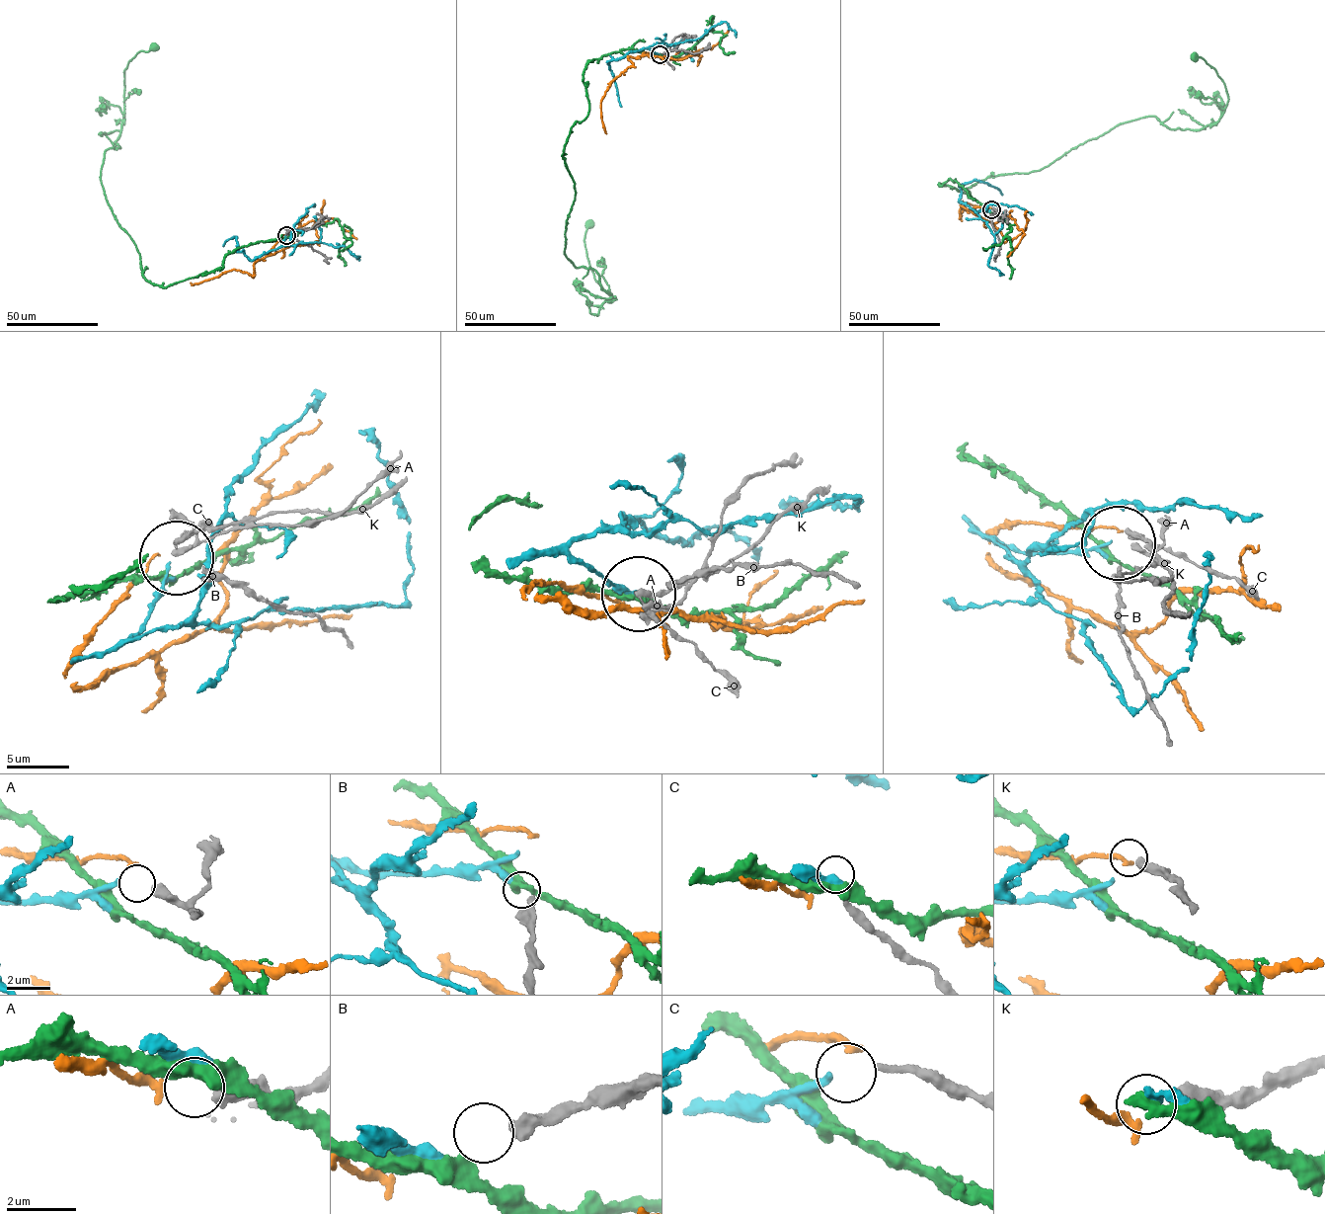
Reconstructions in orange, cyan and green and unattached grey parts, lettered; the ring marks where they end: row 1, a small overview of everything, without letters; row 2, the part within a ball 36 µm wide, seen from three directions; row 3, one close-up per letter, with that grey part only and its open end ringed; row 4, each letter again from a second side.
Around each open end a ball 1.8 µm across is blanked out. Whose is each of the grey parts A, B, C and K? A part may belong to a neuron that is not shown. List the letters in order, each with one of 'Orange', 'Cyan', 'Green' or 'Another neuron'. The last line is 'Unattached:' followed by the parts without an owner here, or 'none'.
A: Cyan
B: Green
C: Another neuron
K: Orange
Unattached: C

